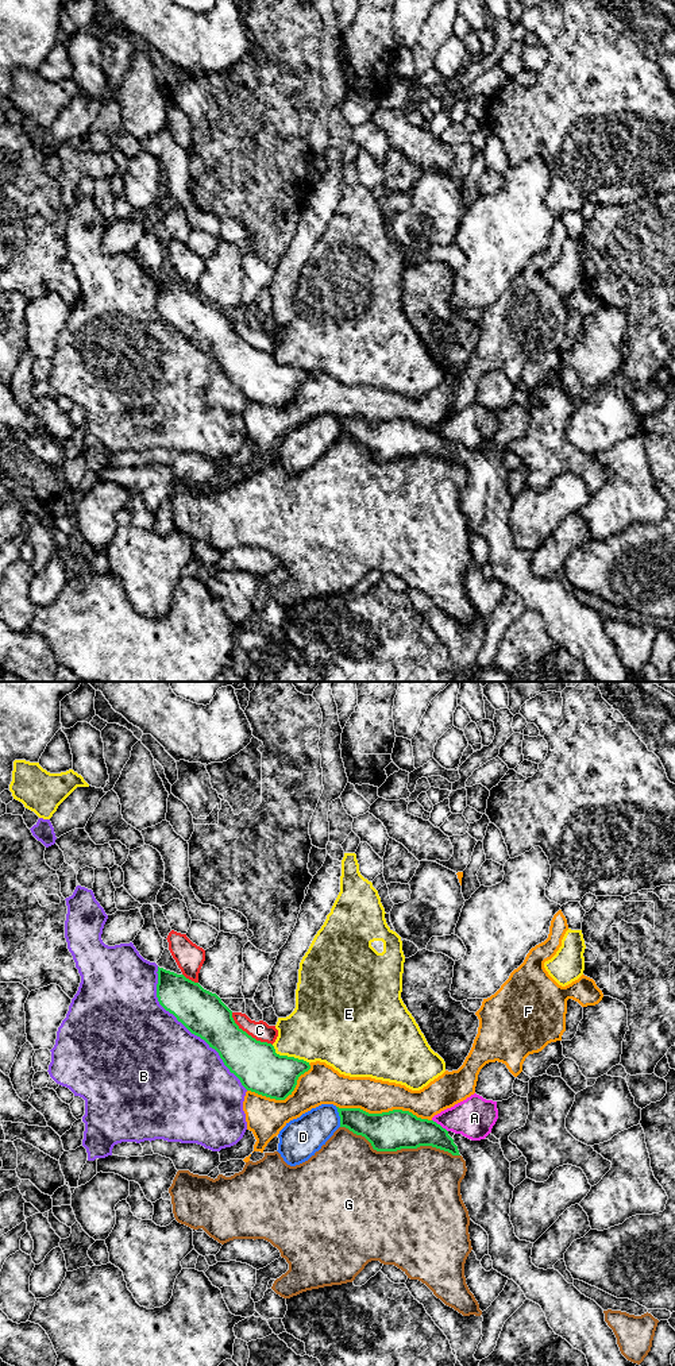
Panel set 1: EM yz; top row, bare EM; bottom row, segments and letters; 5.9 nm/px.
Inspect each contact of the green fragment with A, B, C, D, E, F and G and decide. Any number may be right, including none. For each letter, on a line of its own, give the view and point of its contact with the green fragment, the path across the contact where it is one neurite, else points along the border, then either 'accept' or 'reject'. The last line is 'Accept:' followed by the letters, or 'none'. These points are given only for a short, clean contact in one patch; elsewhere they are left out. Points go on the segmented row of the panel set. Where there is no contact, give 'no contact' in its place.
A: contact yz (439, 1125); border yz (432, 1119), (447, 1131); reject
B: contact yz (189, 1030); reject
C: contact yz (247, 1034); reject
D: contact yz (339, 1115); border yz (335, 1107), (340, 1126); reject
E: contact yz (289, 1057); reject
F: contact yz (384, 1112); reject
G: contact yz (400, 1149); reject
Accept: none

